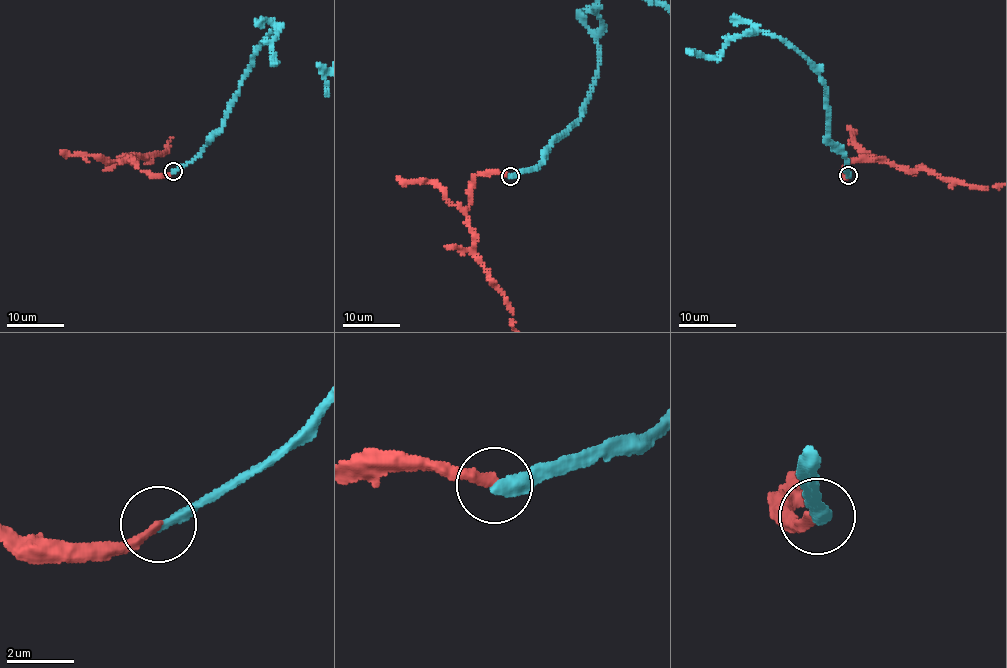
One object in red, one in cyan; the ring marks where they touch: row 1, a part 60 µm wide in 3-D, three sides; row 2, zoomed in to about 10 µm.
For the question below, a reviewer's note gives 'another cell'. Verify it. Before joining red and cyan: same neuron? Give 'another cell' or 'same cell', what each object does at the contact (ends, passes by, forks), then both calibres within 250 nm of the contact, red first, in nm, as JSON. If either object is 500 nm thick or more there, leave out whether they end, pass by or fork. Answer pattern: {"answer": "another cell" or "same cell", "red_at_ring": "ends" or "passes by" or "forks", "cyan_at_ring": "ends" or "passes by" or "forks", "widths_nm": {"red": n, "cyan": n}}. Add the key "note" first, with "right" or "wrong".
{"note": "right", "answer": "another cell", "red_at_ring": "ends", "cyan_at_ring": "ends", "widths_nm": {"red": 280, "cyan": 360}}

